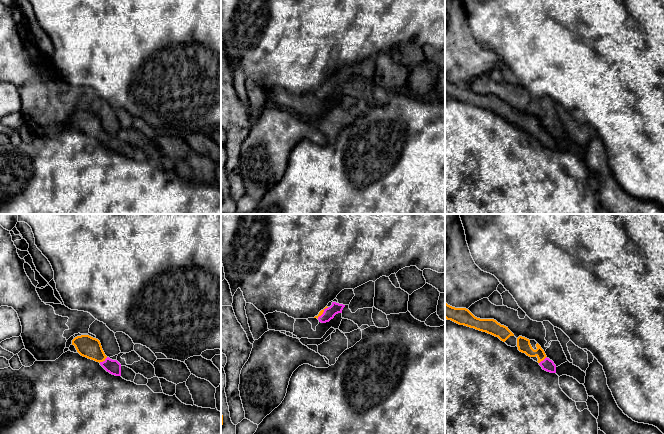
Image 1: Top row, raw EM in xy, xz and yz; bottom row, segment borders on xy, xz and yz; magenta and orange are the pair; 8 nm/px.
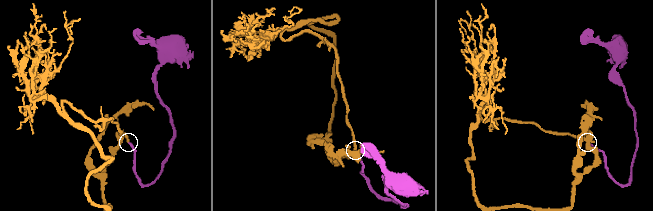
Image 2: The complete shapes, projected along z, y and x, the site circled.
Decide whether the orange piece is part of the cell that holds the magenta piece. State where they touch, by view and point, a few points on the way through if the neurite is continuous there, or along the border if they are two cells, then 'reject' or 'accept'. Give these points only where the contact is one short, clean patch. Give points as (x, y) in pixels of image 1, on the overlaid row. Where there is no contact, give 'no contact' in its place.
xy (103, 361) | across xy (113, 367), (103, 361), (87, 346) | accept

